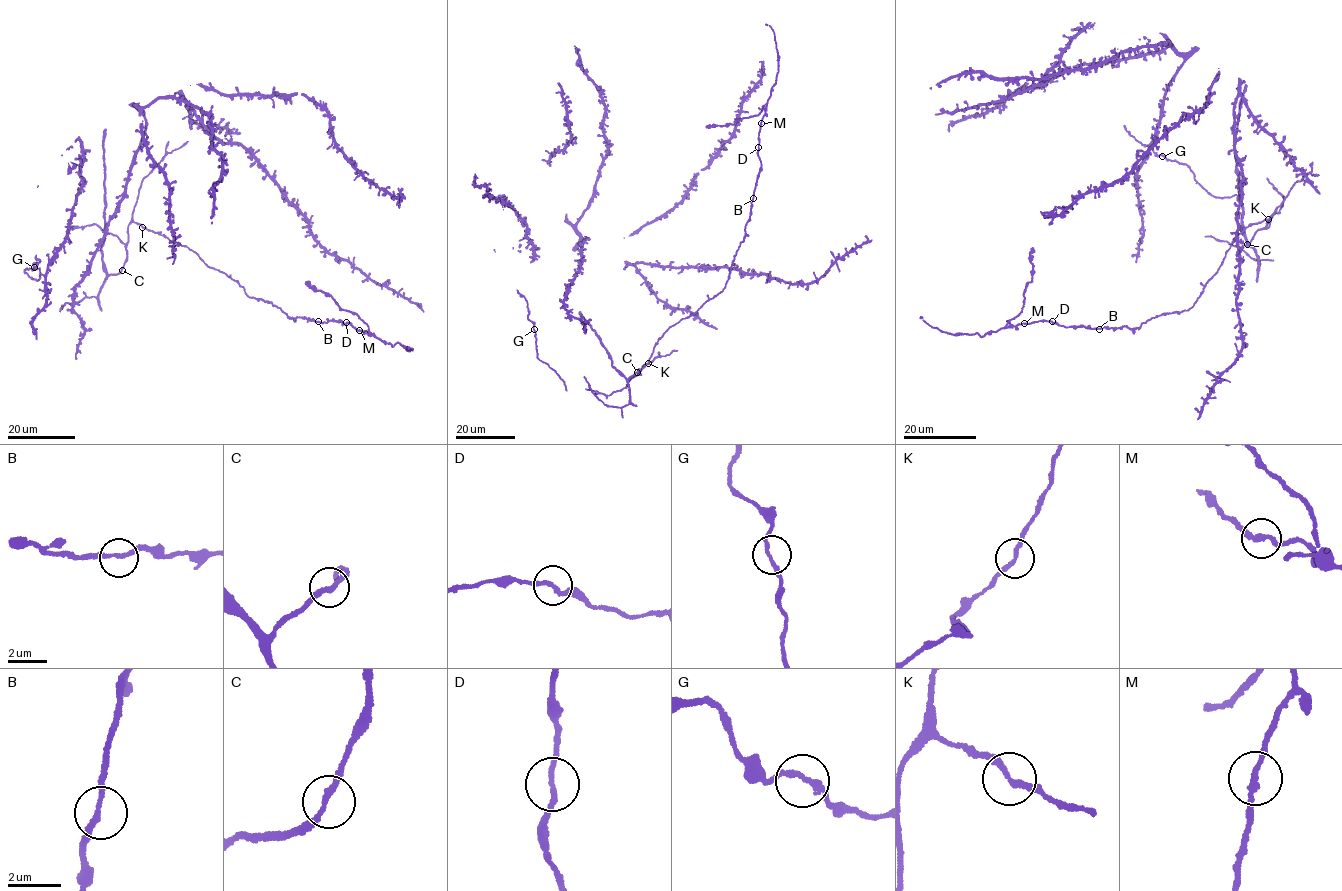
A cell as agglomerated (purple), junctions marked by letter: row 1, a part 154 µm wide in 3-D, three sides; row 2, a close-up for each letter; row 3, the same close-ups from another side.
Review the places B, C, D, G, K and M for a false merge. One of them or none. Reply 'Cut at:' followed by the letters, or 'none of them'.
Cut at: none of them

